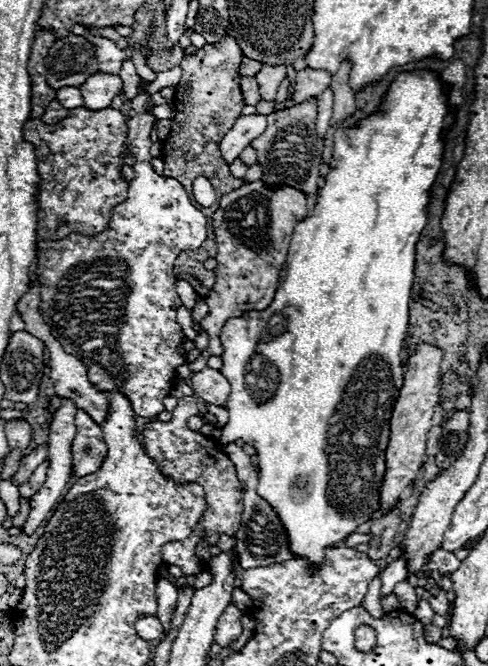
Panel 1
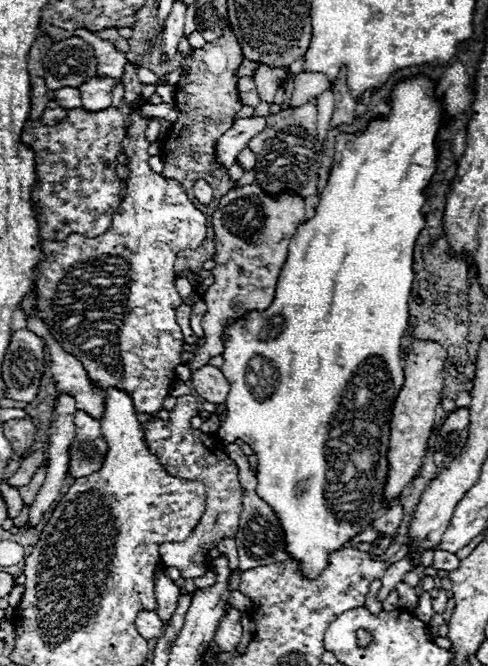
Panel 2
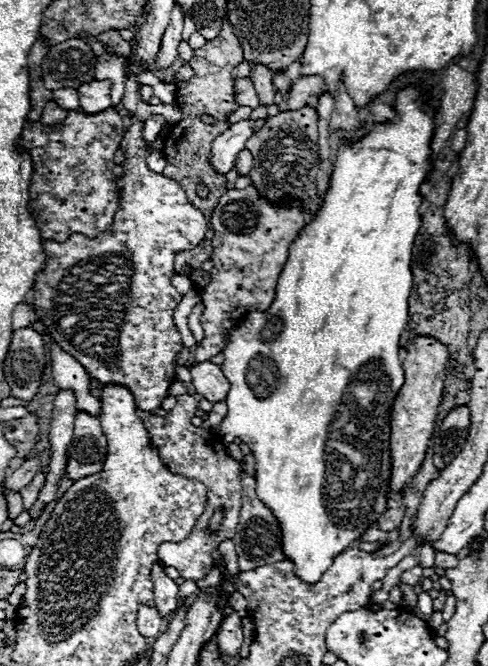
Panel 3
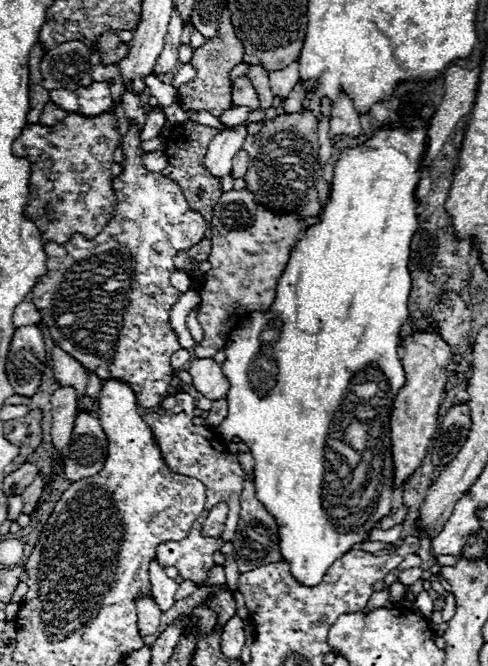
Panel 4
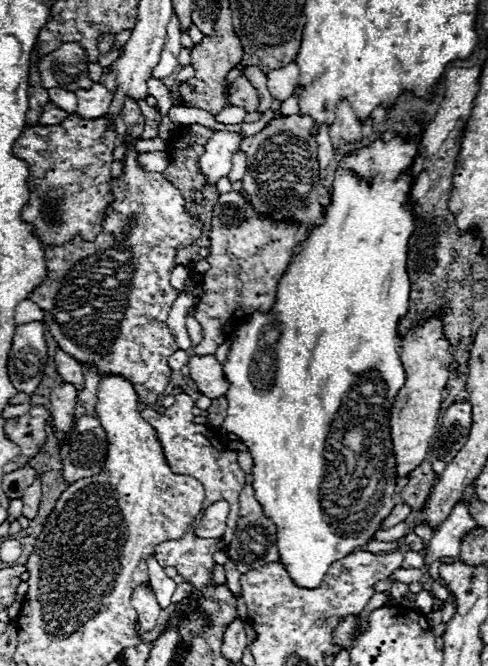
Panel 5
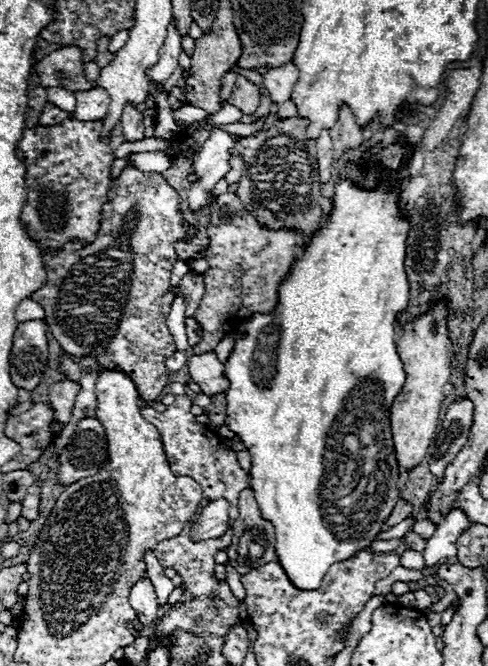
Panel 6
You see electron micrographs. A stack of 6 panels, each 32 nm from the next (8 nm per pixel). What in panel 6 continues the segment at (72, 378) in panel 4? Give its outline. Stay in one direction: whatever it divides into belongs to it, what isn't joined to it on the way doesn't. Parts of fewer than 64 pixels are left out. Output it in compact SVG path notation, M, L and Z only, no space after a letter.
M60 354L60 370L66 378L74 378L74 382L80 384L80 378L82 378L82 372L80 372L80 366L66 354Z

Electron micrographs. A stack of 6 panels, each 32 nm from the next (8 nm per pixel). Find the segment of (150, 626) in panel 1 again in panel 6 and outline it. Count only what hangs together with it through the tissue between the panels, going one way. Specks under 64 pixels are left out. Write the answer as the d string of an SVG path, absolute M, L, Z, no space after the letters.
M144 578L144 580L134 584L134 588L130 590L130 604L134 606L142 626L154 626L154 622L158 618L160 604L156 600L154 588L152 588L148 578Z

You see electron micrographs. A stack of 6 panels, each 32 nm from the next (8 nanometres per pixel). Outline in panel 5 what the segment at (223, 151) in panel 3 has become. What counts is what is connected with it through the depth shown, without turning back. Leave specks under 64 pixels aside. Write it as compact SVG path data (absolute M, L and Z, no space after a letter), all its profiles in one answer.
M216 130L216 134L208 140L206 152L200 156L200 170L208 176L210 182L228 176L228 172L232 170L230 158L238 152L242 138L244 136L238 132Z

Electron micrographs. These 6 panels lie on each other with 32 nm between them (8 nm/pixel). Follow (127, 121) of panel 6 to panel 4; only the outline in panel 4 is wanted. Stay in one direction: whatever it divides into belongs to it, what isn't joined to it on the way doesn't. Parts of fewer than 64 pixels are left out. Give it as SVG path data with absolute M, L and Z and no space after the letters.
M130 84L126 86L126 92L124 92L124 96L122 96L122 108L124 108L128 120L136 120L140 128L144 126L147 111L146 108L140 104L140 96L132 92L132 86L130 86Z

